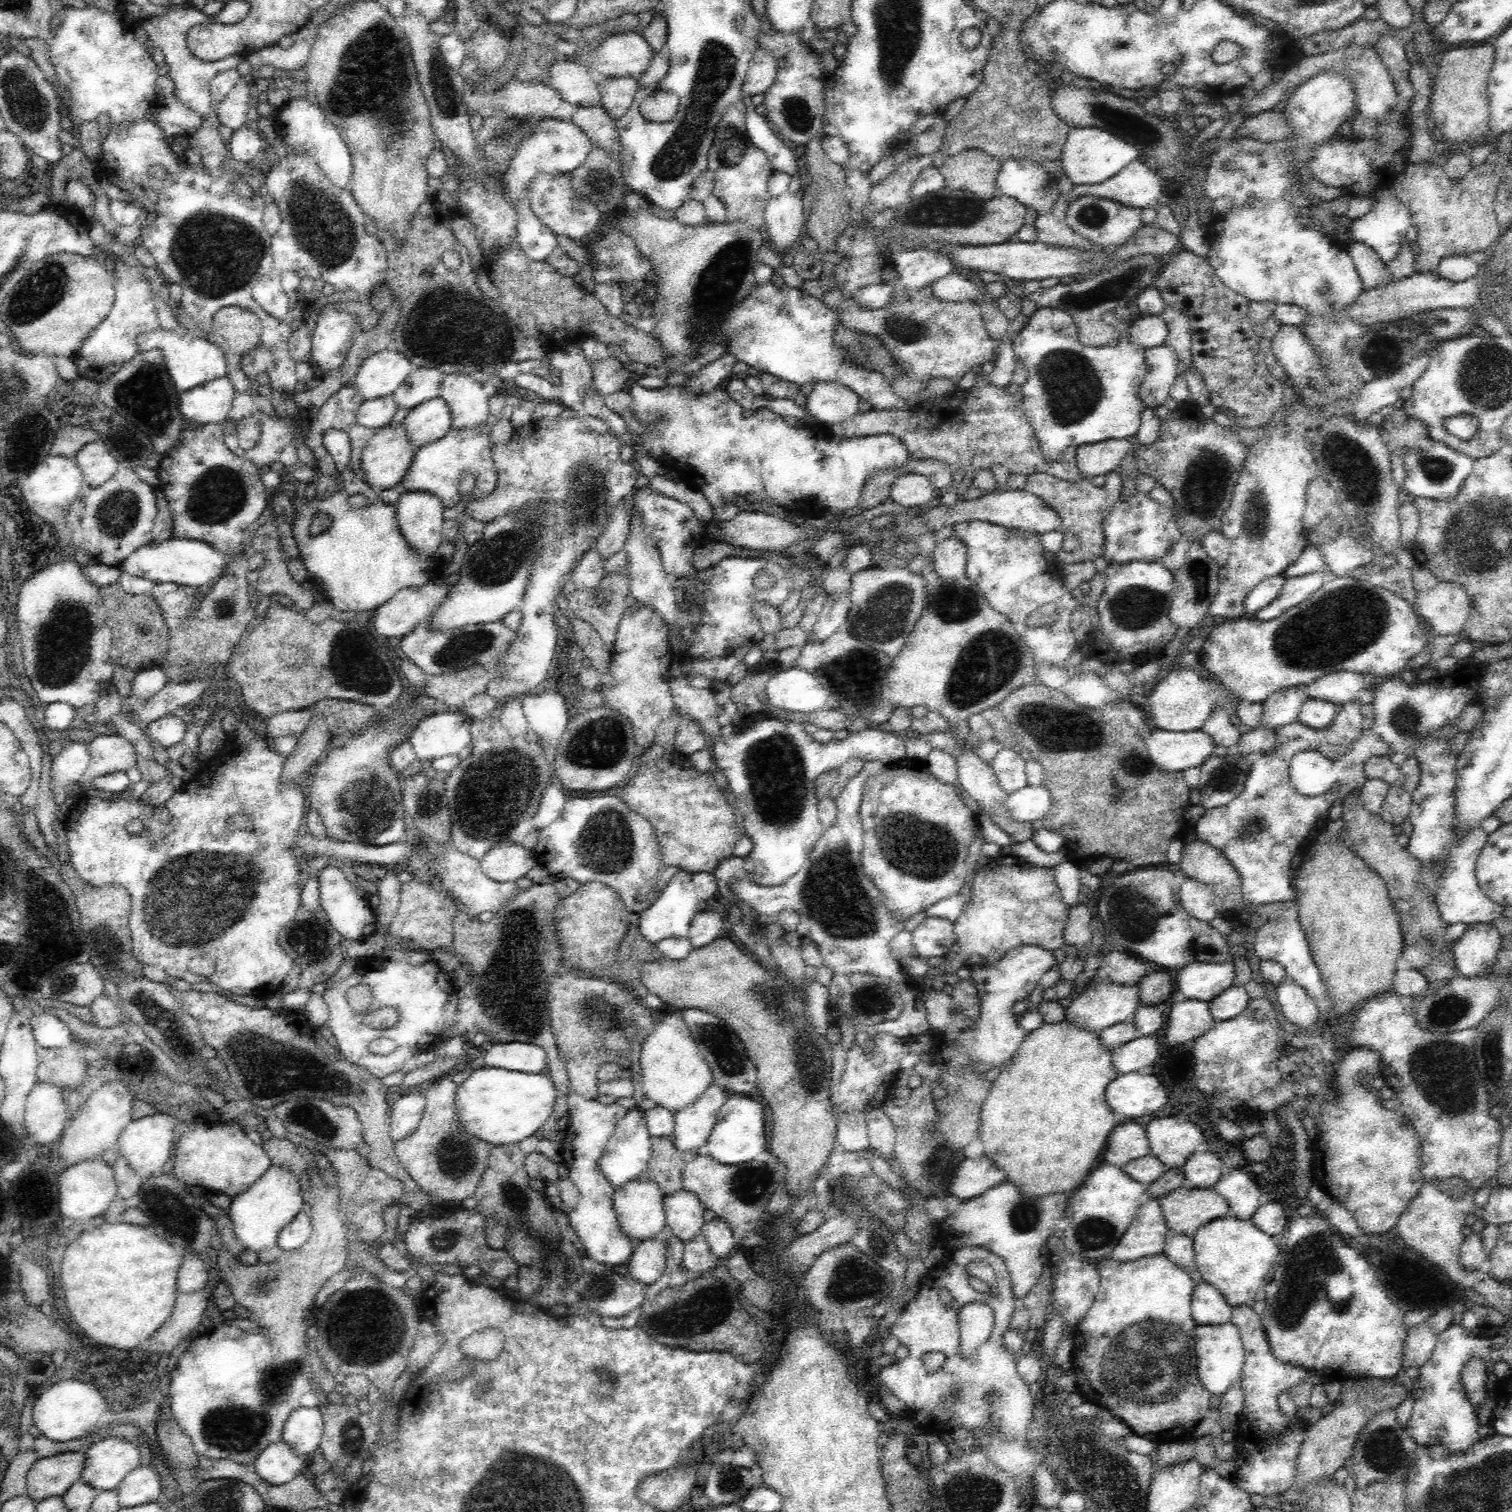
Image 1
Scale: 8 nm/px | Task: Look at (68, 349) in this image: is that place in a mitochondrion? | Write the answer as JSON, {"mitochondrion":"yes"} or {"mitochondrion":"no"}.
{"mitochondrion":"no"}

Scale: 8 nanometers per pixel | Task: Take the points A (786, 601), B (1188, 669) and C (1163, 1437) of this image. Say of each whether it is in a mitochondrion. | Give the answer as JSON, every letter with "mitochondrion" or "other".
{"A":"other","B":"other","C":"other"}

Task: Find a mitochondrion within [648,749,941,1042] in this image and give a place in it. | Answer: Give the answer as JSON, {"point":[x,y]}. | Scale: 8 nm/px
{"point":[832,897]}

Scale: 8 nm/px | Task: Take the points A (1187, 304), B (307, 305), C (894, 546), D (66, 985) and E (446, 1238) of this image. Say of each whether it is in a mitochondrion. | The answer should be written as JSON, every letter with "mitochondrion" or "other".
{"A":"other","B":"other","C":"mitochondrion","D":"mitochondrion","E":"mitochondrion"}

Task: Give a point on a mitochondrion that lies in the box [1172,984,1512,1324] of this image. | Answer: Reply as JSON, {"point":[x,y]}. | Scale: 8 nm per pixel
{"point":[1439,1089]}

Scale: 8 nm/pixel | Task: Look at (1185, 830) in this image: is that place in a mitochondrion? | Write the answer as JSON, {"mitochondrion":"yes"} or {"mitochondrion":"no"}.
{"mitochondrion":"no"}

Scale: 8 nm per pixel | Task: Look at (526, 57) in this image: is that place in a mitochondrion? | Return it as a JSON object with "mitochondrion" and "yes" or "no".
{"mitochondrion":"no"}

